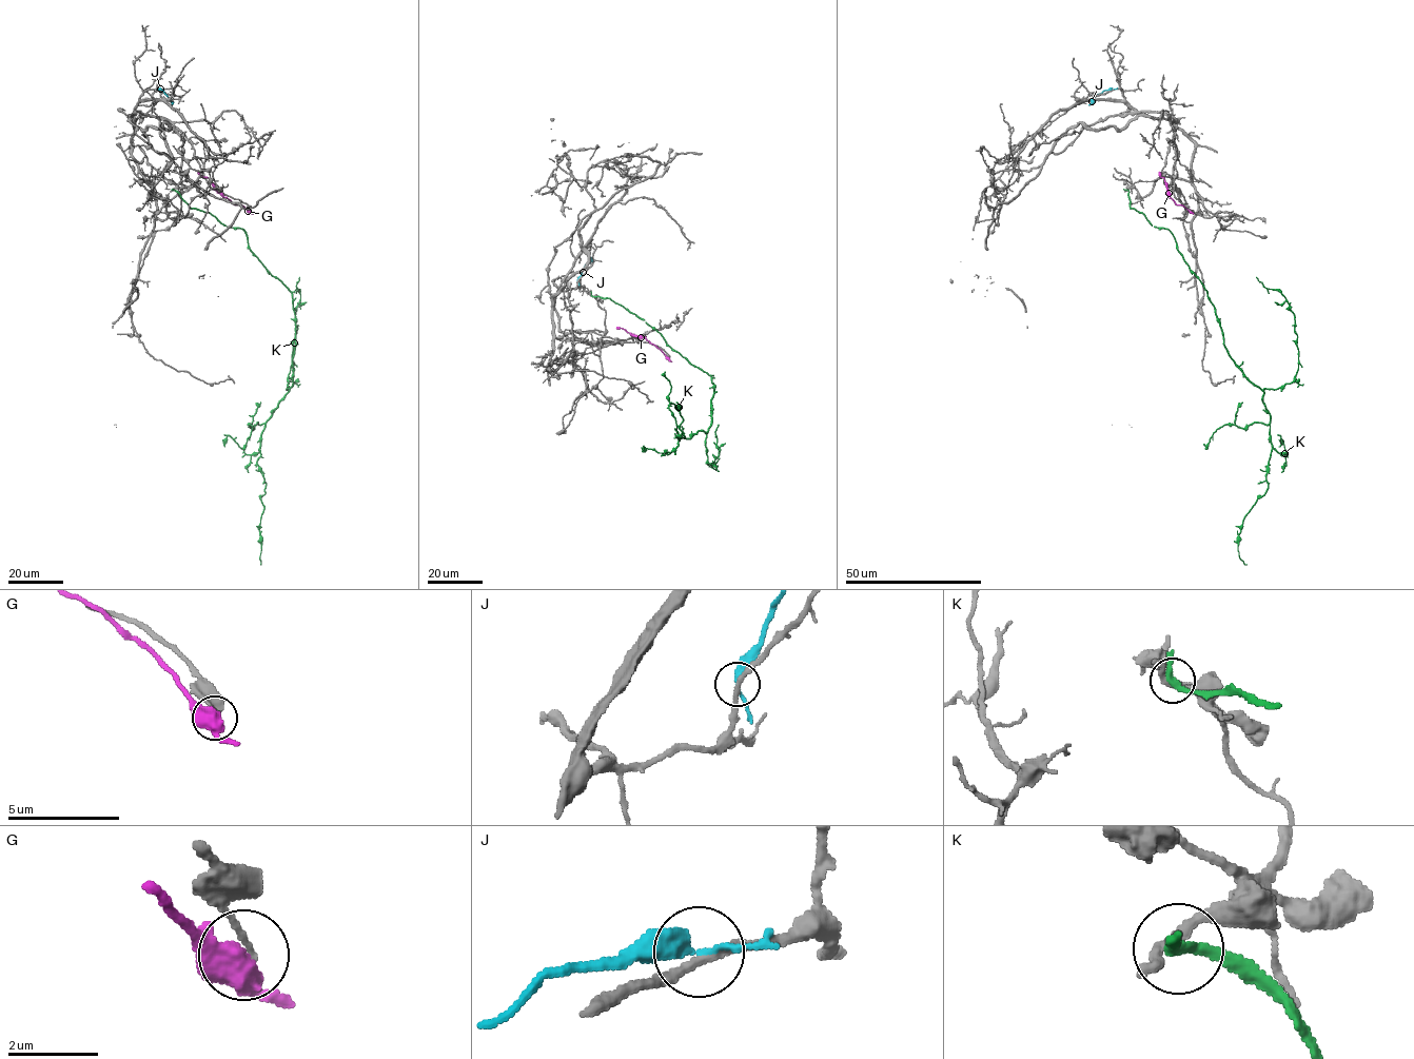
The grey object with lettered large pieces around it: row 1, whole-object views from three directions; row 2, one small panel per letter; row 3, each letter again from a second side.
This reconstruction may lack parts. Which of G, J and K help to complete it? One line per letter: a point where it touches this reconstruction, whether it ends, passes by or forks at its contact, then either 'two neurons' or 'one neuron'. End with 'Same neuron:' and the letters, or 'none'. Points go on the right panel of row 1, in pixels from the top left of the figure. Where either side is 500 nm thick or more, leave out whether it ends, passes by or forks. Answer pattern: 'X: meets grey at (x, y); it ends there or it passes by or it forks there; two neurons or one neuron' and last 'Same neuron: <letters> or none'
G: meets grey at (1190, 211); two neurons
J: meets grey at (1113, 90); it passes by; one neuron
K: meets grey at (1126, 190); it passes by; two neurons
Same neuron: J

